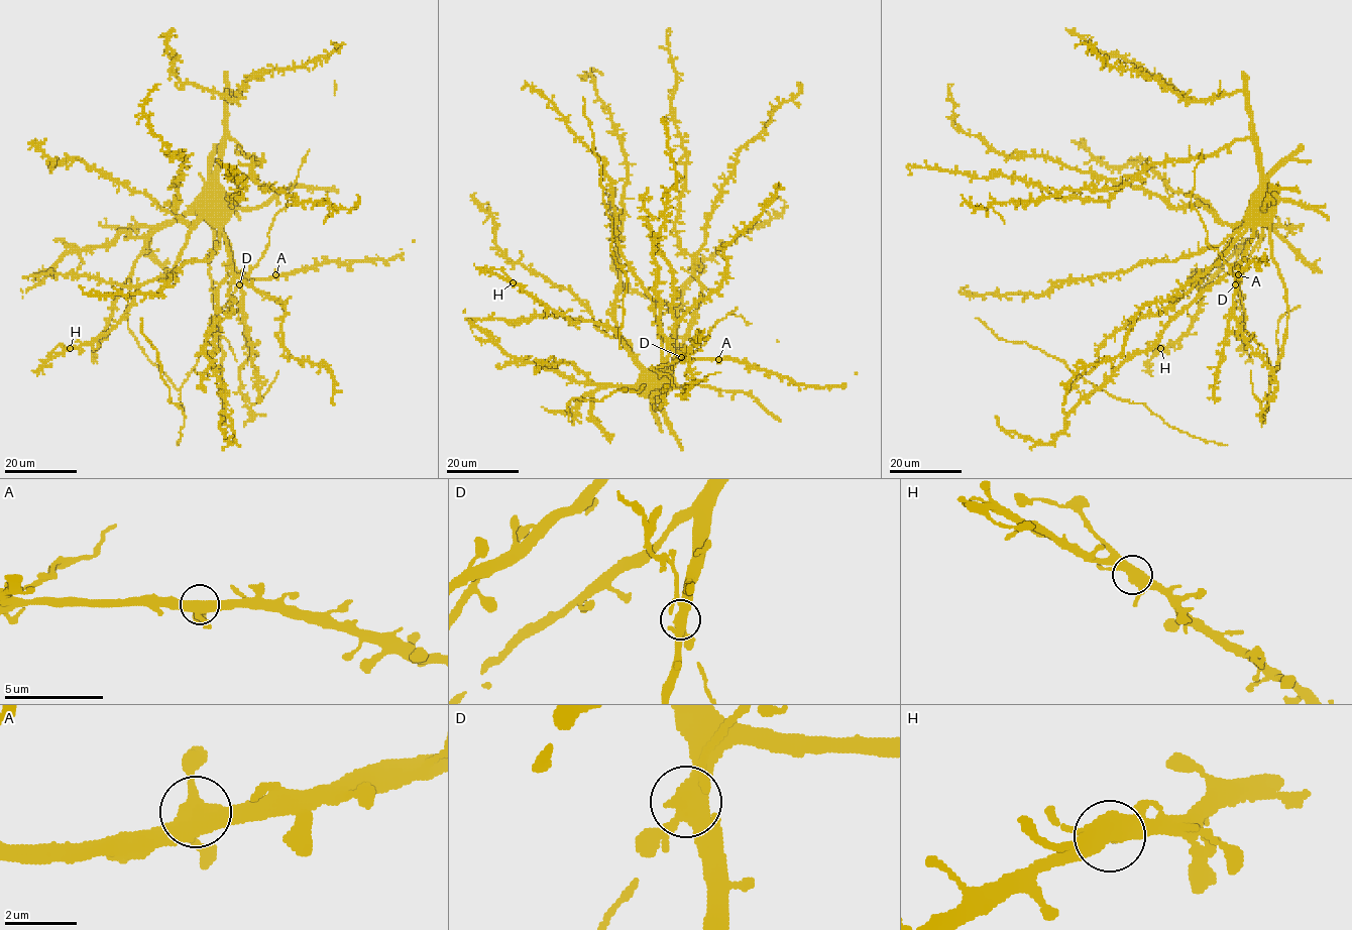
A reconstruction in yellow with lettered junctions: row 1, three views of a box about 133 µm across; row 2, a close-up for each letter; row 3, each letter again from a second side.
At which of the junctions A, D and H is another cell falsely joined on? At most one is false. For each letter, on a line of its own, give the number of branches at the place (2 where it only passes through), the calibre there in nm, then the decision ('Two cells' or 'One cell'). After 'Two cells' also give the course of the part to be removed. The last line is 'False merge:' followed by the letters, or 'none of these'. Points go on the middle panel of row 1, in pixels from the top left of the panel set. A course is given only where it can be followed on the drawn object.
A: Branches: 4. Thickness 440 nm. One cell
D: Branches: 4. Thickness 440 nm. One cell
H: Branches: 4. Thickness 460 nm. One cell
False merge: none of these

